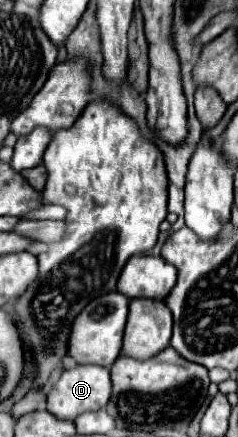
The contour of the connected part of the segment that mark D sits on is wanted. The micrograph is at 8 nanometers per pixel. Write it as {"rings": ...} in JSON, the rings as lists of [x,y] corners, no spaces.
{"rings":[[[77,365],[75,369],[67,369],[61,373],[59,381],[47,395],[47,411],[55,415],[57,419],[69,419],[73,421],[77,415],[85,411],[97,411],[103,409],[105,403],[111,397],[111,379],[109,369],[99,365]]]}

